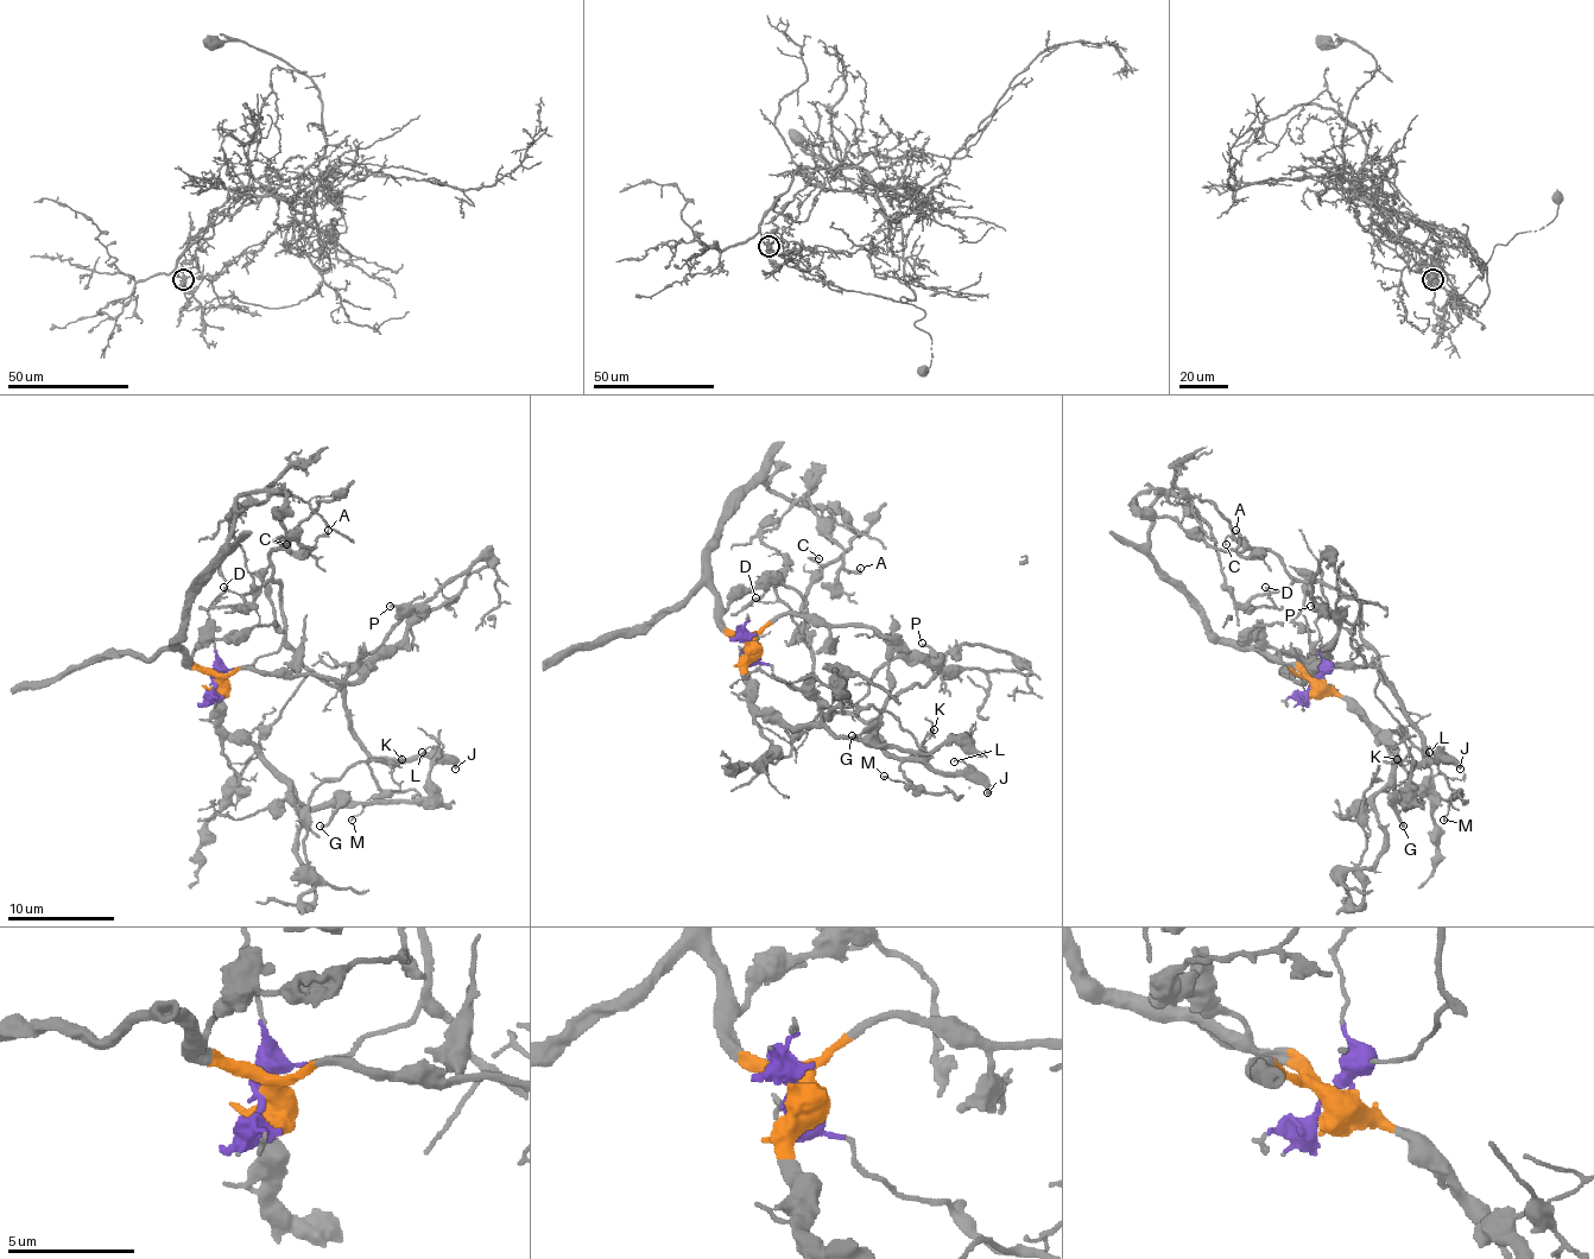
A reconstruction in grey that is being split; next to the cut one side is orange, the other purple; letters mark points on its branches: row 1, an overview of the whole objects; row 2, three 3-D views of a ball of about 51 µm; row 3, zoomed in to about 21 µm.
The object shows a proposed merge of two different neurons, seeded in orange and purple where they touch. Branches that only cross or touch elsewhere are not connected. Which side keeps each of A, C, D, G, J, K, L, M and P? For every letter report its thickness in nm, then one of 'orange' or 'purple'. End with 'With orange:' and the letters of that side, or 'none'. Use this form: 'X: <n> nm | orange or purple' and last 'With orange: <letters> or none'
A: 220 nm | orange
C: 120 nm | purple
D: 120 nm | purple
G: 190 nm | orange
J: 400 nm | purple
K: 130 nm | purple
L: 100 nm | purple
M: 130 nm | purple
P: 180 nm | orange
With orange: A, G, P

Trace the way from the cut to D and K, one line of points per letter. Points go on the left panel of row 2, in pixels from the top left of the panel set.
D: (214, 681), (220, 672), (273, 653), (284, 634), (282, 589), (276, 581), (250, 595), (222, 587)
K: (214, 681), (220, 672), (246, 668), (286, 645), (341, 694), (348, 729), (367, 751), (397, 764), (403, 758)

